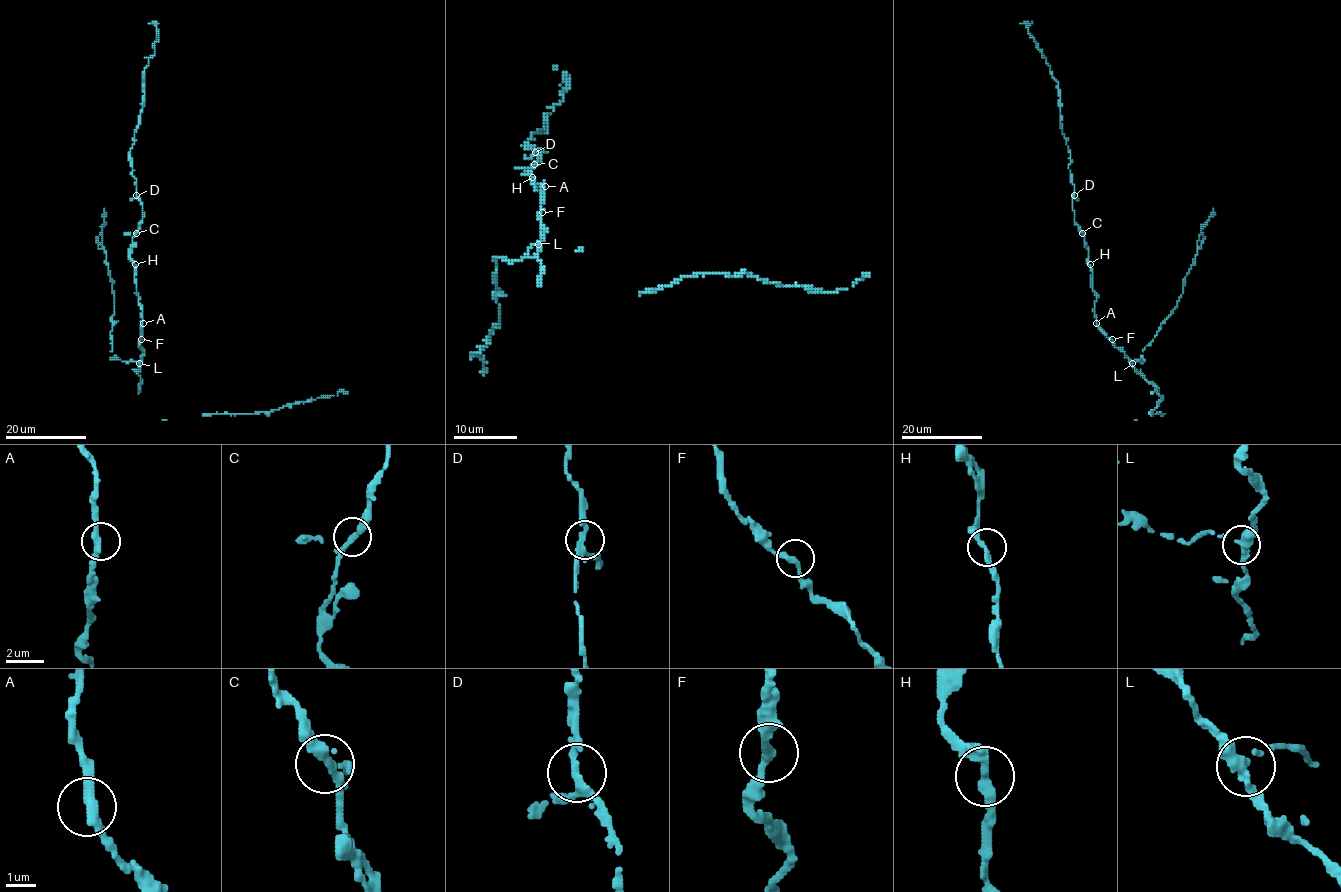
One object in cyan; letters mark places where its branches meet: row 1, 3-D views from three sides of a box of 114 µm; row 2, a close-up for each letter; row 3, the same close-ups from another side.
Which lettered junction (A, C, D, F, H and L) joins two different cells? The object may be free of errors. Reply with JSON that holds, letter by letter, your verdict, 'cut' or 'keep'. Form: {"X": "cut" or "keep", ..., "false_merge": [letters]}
{"A": "keep", "C": "keep", "D": "keep", "F": "keep", "H": "keep", "L": "keep", "false_merge": []}

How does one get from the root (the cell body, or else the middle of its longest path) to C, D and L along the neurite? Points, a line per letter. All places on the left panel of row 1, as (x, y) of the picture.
C: (142, 323), (135, 263), (129, 256), (136, 233)
D: (142, 323), (135, 263), (129, 256), (133, 236), (143, 218), (142, 203), (137, 195)
L: (142, 323), (139, 346), (144, 354), (139, 363)

